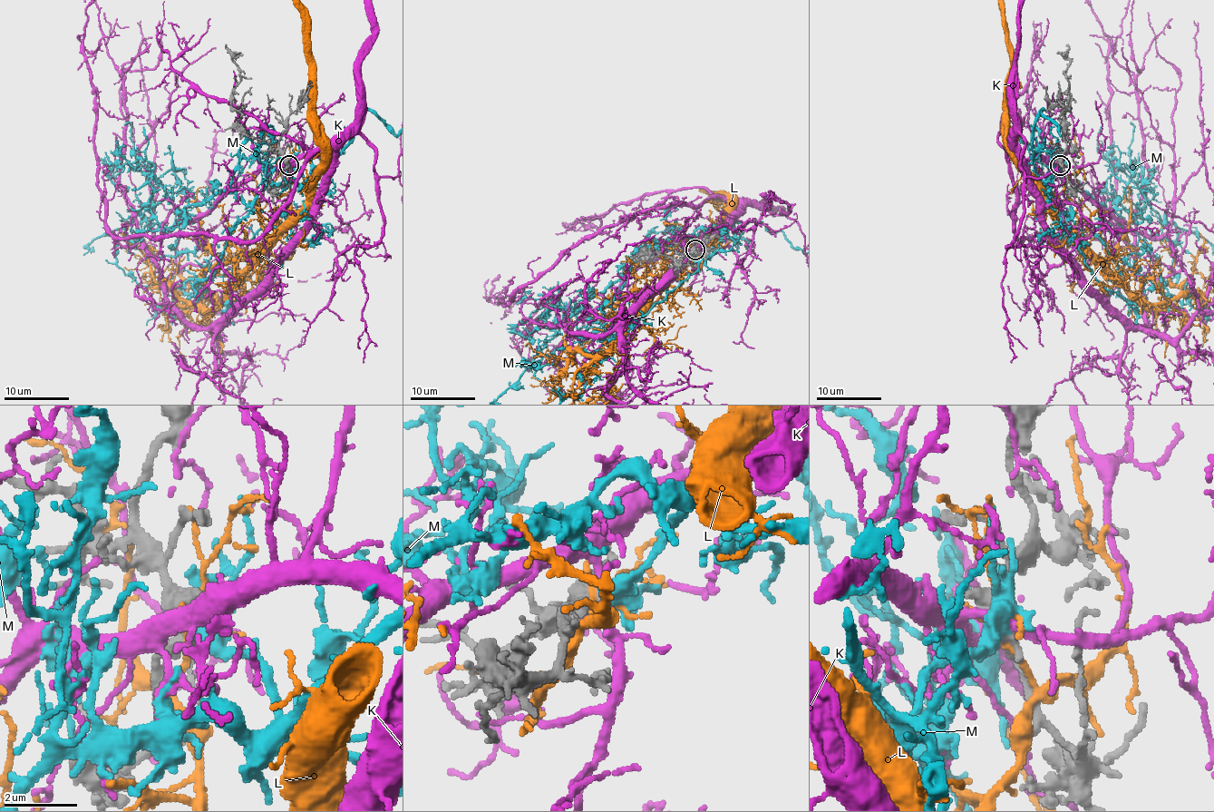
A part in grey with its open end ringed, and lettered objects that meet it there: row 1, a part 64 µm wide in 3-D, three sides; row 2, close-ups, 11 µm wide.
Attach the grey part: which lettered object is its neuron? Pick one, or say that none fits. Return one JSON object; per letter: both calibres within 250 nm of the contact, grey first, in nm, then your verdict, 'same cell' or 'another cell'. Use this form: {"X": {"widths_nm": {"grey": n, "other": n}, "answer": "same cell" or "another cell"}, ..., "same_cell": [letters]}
{"K": {"widths_nm": {"grey": 440, "other": 280}, "answer": "another cell"}, "L": {"widths_nm": {"grey": 440, "other": 160}, "answer": "another cell"}, "M": {"widths_nm": {"grey": 440, "other": 400}, "answer": "same cell"}, "same_cell": ["M"]}

